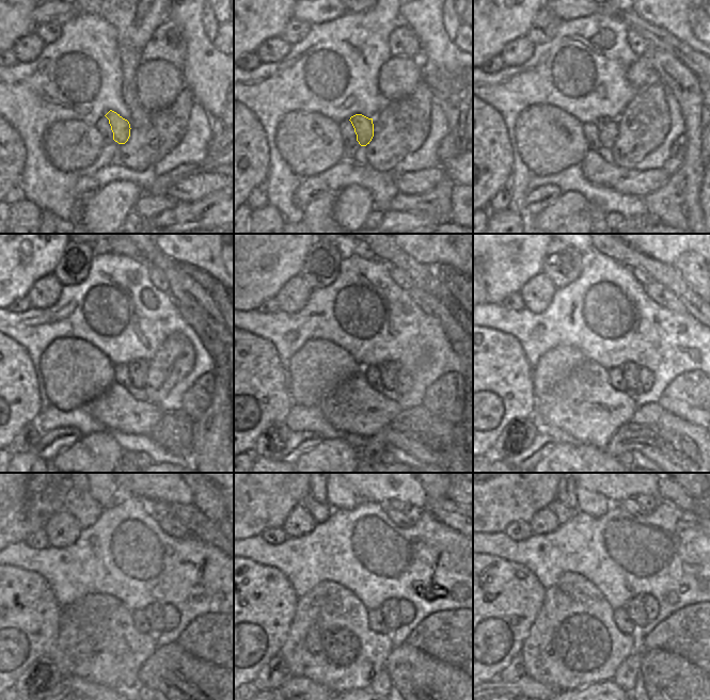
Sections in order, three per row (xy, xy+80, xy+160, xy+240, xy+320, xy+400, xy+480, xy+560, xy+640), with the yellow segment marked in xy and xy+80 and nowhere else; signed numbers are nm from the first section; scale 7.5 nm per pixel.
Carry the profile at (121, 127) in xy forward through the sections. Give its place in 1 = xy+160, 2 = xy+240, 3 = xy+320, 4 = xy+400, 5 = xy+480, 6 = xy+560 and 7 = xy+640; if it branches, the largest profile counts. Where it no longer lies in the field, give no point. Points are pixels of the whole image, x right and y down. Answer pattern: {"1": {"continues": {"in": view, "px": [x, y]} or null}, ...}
{"1": {"continues": {"in": "xy+160", "px": [606, 127]}}, "2": {"continues": {"in": "xy+240", "px": [137, 368]}}, "3": {"continues": {"in": "xy+320", "px": [389, 370]}}, "4": {"continues": {"in": "xy+400", "px": [630, 371]}}, "5": {"continues": {"in": "xy+480", "px": [154, 611]}}, "6": {"continues": {"in": "xy+560", "px": [390, 608]}}, "7": {"continues": {"in": "xy+640", "px": [635, 609]}}}

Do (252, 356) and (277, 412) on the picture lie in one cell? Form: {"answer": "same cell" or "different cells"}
{"answer": "same cell"}

